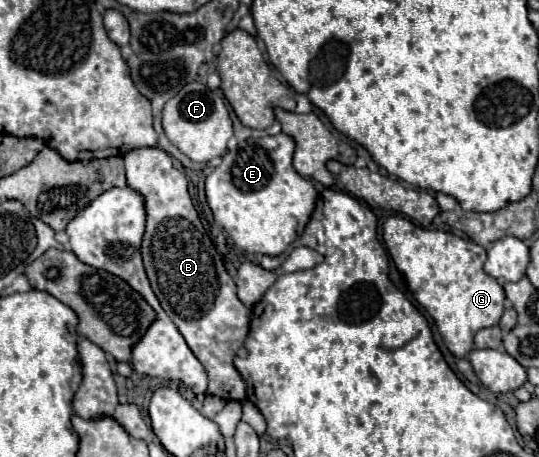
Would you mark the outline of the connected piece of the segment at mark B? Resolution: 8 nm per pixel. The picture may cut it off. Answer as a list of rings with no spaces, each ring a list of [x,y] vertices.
[[[143,147],[133,149],[125,157],[125,171],[127,171],[127,185],[139,191],[145,197],[147,207],[147,231],[143,237],[141,253],[143,253],[143,265],[147,271],[147,277],[151,281],[151,287],[161,301],[161,307],[169,315],[169,319],[177,325],[179,333],[187,341],[193,355],[201,361],[201,365],[207,371],[209,377],[209,395],[217,395],[221,399],[233,399],[241,401],[245,399],[245,381],[239,375],[239,371],[233,367],[233,357],[237,349],[243,345],[247,333],[249,333],[249,321],[251,311],[239,301],[235,293],[235,281],[225,271],[223,259],[217,253],[215,245],[211,243],[209,235],[205,233],[201,219],[193,207],[193,201],[187,191],[187,177],[173,167],[173,159],[161,151],[159,147]]]

